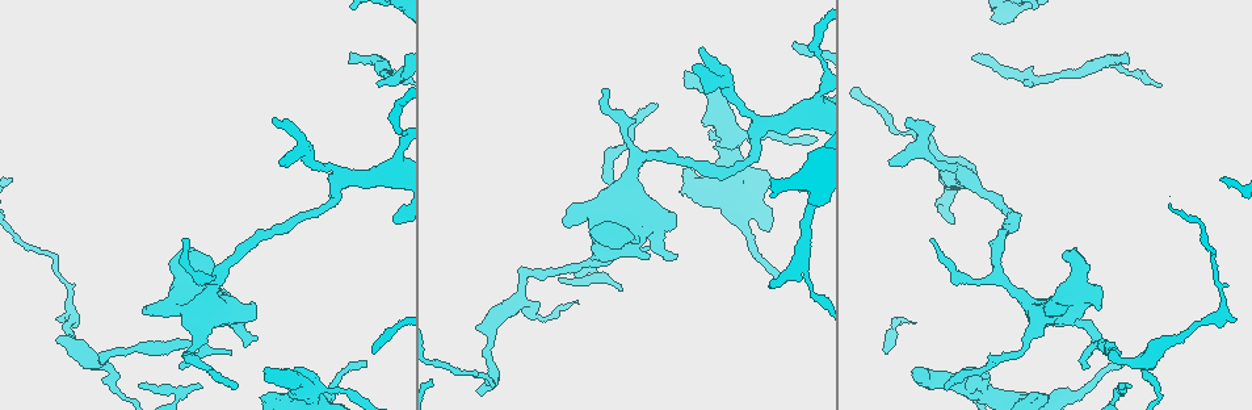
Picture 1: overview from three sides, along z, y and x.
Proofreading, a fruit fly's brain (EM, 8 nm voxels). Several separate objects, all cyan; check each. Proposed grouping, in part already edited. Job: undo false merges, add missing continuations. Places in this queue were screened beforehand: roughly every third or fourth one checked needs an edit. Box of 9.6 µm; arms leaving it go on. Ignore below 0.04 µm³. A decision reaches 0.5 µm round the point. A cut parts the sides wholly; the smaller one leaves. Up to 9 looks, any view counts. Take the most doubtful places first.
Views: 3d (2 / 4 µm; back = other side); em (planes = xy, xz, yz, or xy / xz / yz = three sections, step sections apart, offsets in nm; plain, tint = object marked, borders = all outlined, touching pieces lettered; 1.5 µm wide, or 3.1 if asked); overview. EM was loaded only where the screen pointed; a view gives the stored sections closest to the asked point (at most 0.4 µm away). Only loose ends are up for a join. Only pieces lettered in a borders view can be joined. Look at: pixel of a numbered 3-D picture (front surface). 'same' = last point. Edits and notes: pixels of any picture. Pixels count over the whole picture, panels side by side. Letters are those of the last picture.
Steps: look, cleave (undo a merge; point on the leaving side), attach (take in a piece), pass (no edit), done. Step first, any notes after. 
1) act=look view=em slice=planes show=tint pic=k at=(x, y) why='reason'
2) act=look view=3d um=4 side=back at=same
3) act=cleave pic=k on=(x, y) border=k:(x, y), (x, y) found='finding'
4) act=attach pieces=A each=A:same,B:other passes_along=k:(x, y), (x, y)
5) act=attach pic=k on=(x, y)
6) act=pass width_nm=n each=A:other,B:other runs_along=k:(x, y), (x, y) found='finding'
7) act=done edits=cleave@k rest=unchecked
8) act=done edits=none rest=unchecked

act=look view=em slice=planes show=tint pic=1 at=(908, 119) why='free end'

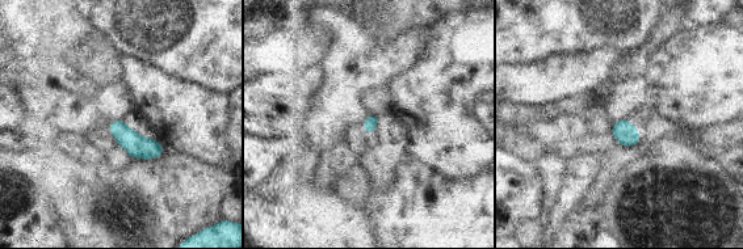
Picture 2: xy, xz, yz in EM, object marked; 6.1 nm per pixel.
act=look view=em slice=planes show=borders at=same why='what lies round it'

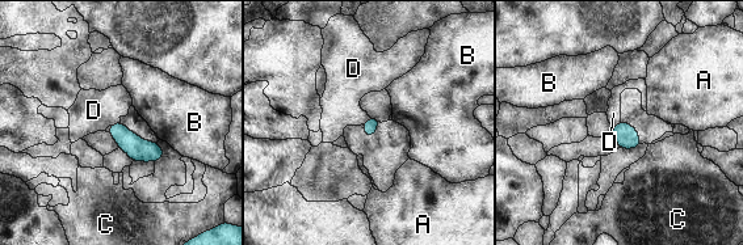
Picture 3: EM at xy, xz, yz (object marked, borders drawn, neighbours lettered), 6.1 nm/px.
act=pass each=A:other,B:other,C:other,D:other border=3:(120, 122), (110, 126) found='no lettered piece goes on from it'

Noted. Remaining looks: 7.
act=look view=3d um=2 pic=1 at=(267, 372) why='free end'

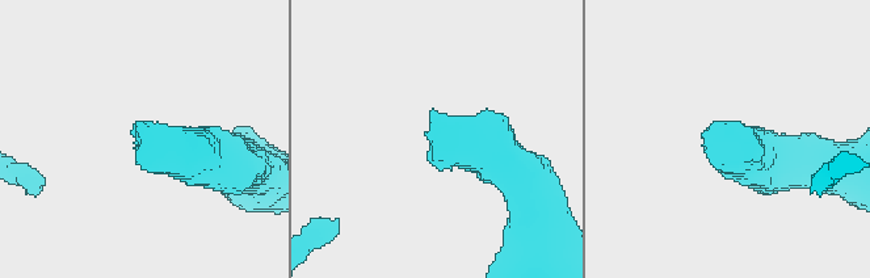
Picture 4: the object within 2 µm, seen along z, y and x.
act=look view=em slice=planes show=borders pic=4 at=(433, 110)

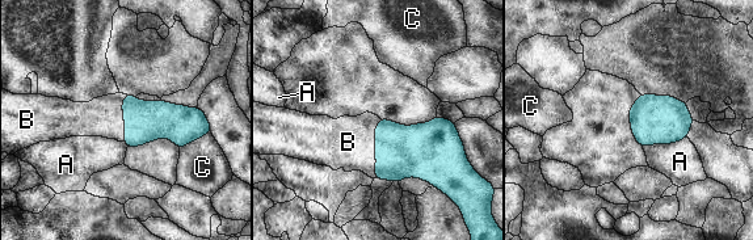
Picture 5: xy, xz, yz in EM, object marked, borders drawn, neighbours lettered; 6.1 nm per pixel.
act=attach pieces=B each=A:other,B:same,C:other passes_along=5:(402, 151), (374, 148), (348, 142) found='the cell continues'

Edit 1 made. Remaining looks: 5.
act=look view=em slice=planes show=borders pic=1 at=(773, 288) why='an open end'

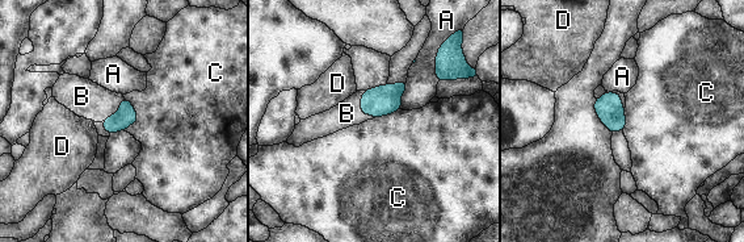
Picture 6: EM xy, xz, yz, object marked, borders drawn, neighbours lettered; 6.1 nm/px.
act=attach pieces=B each=A:other,B:same,C:other,D:other passes_along=6:(382, 100), (361, 108), (347, 113) found='the cell continues'

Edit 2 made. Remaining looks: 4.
act=look view=3d um=4 pic=1 at=(675, 225) why='free end'

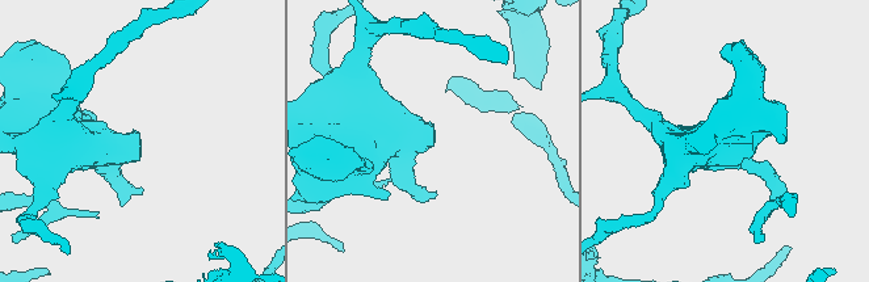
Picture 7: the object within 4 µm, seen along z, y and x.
act=look view=em slice=planes show=borders pic=7 at=(432, 144)

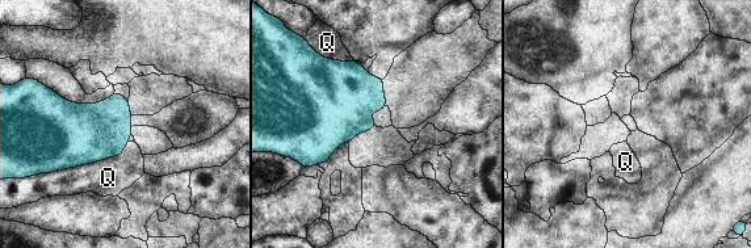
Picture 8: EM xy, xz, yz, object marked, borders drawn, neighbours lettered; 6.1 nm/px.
act=pass each=Q:other found='no lettered piece goes on from it'

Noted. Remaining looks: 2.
act=done edits=attach@5,attach@6 rest=unchecked

